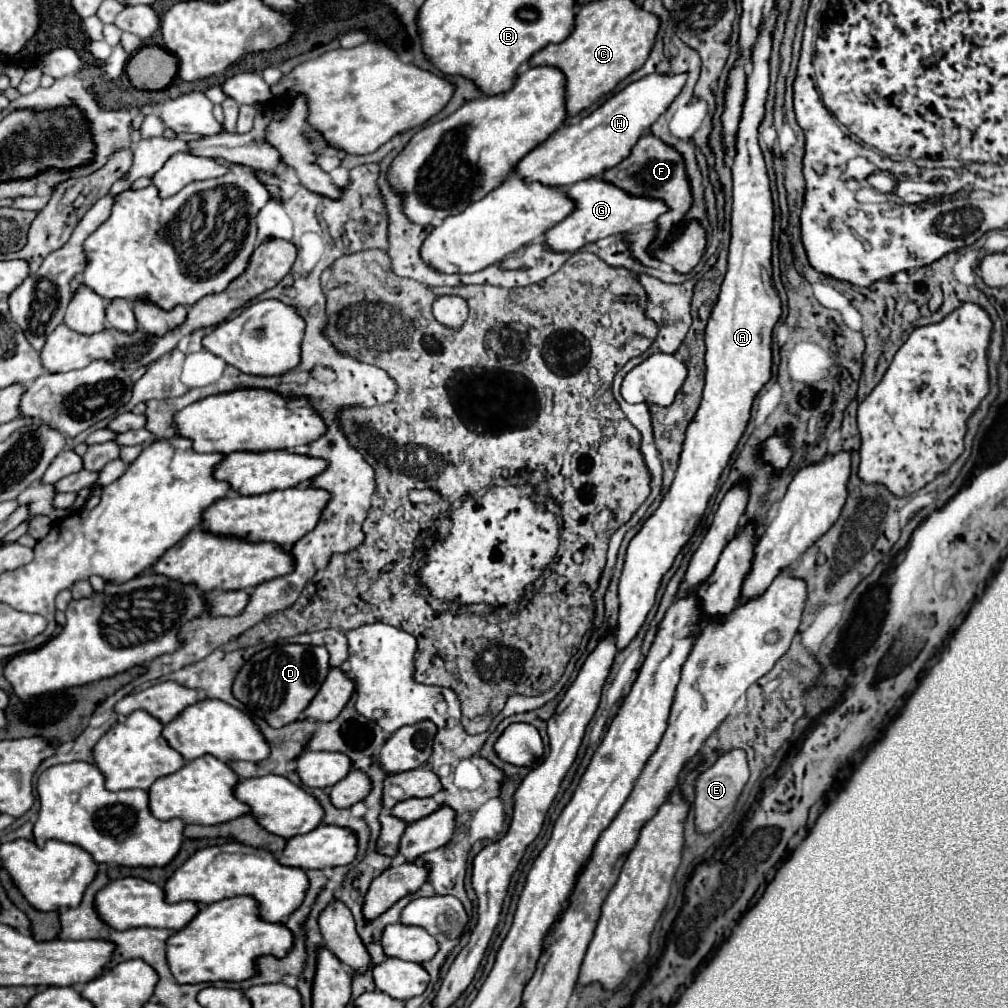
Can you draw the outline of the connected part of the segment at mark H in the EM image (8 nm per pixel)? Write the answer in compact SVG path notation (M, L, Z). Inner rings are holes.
M649 74L629 84L625 90L601 104L595 112L585 116L579 124L559 126L559 130L555 130L555 134L551 134L543 146L537 146L531 150L531 154L519 160L515 172L523 178L523 182L539 182L551 188L567 188L575 182L581 182L583 178L595 178L603 174L603 170L609 170L627 158L635 142L649 132L649 128L681 92L685 78L685 74Z

